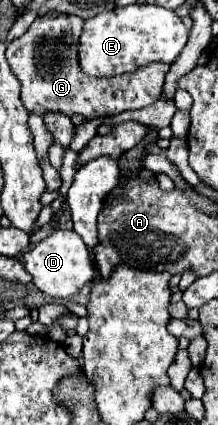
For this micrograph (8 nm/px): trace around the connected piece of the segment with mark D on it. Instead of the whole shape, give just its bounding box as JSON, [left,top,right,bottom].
[25,230,95,300]

